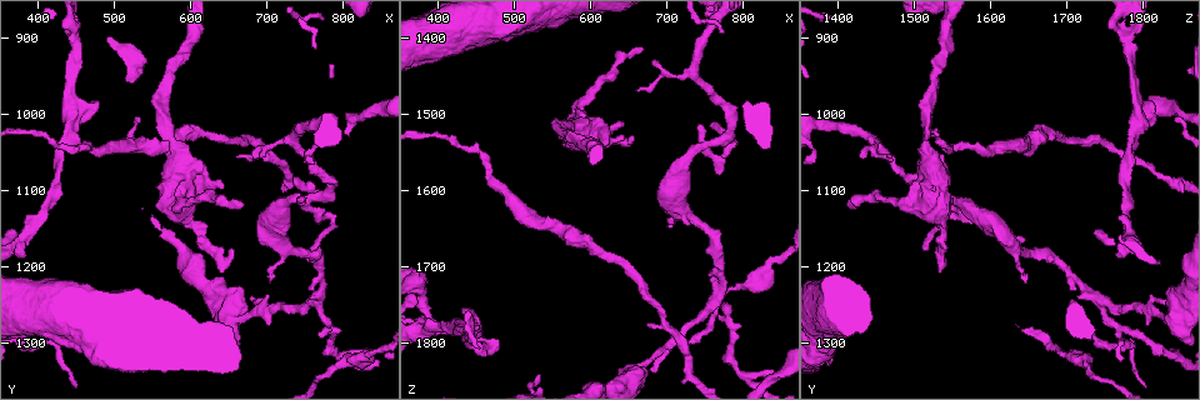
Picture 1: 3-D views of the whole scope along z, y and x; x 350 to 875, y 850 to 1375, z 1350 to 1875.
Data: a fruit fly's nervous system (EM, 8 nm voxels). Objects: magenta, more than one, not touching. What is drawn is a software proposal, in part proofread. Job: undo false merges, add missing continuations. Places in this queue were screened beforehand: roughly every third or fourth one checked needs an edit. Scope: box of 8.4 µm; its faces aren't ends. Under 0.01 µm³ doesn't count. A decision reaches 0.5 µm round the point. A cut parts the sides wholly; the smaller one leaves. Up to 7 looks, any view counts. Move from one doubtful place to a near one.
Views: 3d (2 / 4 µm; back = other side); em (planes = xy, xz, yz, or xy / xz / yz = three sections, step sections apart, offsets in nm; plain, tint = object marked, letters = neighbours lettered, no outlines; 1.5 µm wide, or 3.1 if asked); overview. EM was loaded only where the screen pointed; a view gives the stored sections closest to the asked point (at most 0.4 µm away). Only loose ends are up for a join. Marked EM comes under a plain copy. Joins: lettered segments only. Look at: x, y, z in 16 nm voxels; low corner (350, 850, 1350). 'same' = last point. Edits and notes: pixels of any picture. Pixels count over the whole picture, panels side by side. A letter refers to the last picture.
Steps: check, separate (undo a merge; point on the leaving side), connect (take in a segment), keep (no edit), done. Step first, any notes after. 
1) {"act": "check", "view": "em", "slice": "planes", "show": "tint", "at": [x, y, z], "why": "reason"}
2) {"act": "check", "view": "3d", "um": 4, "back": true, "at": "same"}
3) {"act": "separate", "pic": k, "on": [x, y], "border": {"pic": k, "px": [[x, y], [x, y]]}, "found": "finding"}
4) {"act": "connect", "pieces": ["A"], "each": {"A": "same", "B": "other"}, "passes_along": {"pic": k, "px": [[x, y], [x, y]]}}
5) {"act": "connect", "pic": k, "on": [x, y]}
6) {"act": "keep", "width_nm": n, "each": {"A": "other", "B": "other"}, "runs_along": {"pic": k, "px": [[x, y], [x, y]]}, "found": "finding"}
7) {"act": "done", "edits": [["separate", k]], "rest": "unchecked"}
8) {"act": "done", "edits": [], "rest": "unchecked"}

{"act": "check", "view": "em", "slice": "xz", "step": 4, "show": "tint", "at": [485, 985, 1805]}

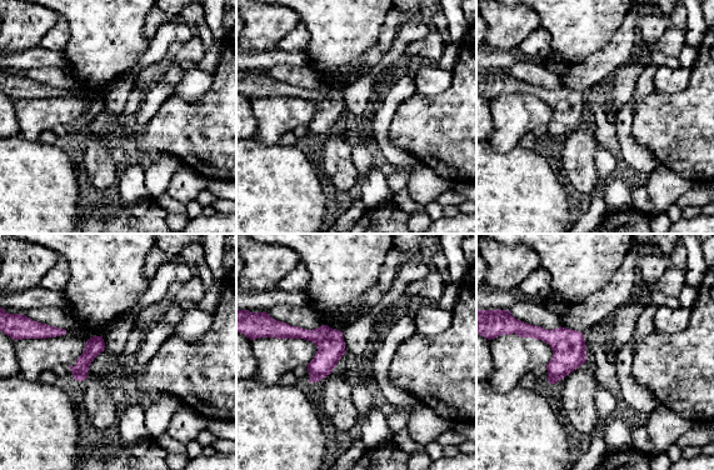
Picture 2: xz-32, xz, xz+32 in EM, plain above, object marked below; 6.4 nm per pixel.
{"act": "check", "view": "em", "slice": "planes", "show": "letters", "at": "same"}

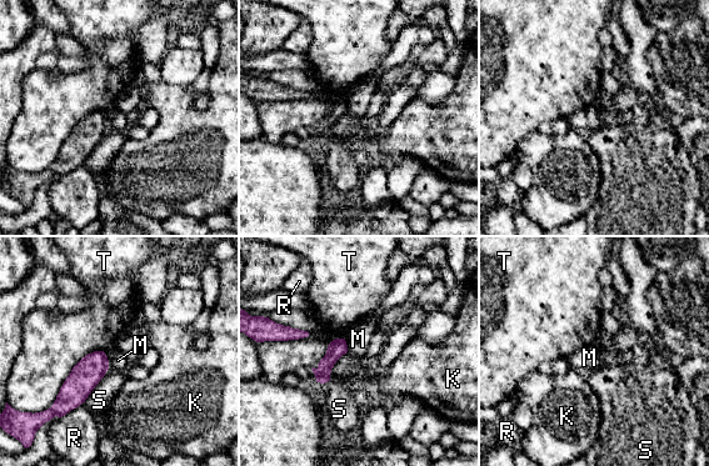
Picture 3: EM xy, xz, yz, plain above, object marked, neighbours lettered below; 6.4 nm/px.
{"act": "keep", "width_nm": 120, "each": {"K": "other", "M": "other", "R": "other", "S": "other", "T": "other"}, "border": {"pic": 3, "px": [[344, 339], [348, 351]]}, "found": "no lettered segment goes on from it"}

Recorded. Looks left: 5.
{"act": "check", "view": "em", "slice": "planes", "show": "letters", "at": [580, 1040, 1515], "why": "thick turns thin"}

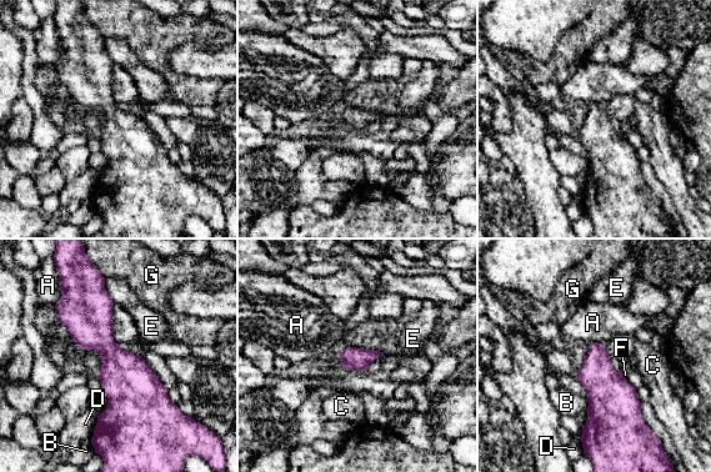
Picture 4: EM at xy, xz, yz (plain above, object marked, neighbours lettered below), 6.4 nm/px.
{"act": "keep", "each": {"A": "other", "B": "other", "C": "other", "D": "other", "E": "other", "F": "other", "G": "other"}, "border": {"pic": 4, "px": [[113, 304], [111, 335], [118, 344]]}, "found": "all the same cell"}

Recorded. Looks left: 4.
{"act": "check", "view": "3d", "um": 4, "at": [670, 1115, 1415], "why": "thin end"}

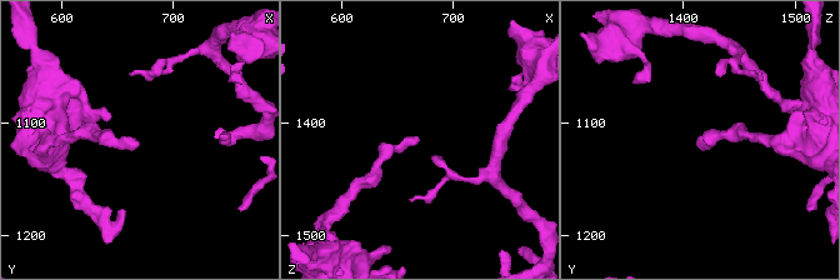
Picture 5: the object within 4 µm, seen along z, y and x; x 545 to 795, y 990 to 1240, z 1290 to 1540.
{"act": "check", "view": "em", "slice": "xy", "step": 8, "show": "letters", "at": [668, 1118, 1416]}

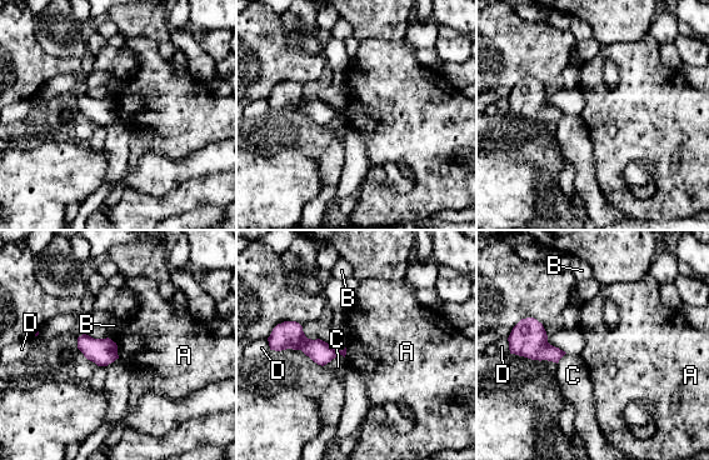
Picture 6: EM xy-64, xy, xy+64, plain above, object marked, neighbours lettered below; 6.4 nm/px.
{"act": "keep", "each": {"A": "other", "B": "other", "C": "other", "D": "other"}, "border": {"pic": 6, "px": [[115, 344], [119, 358]]}, "found": "no lettered segment goes on from it"}

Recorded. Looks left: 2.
{"act": "done", "edits": [], "rest": "unchecked"}

